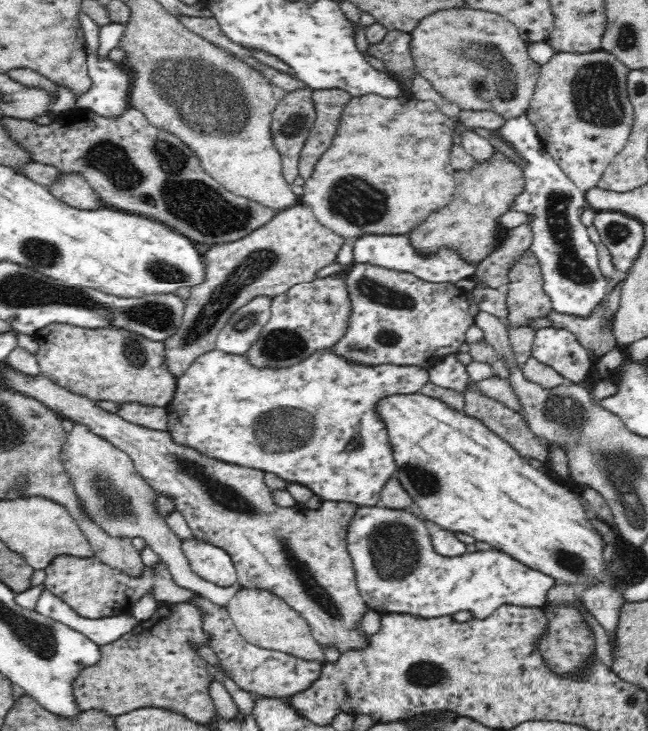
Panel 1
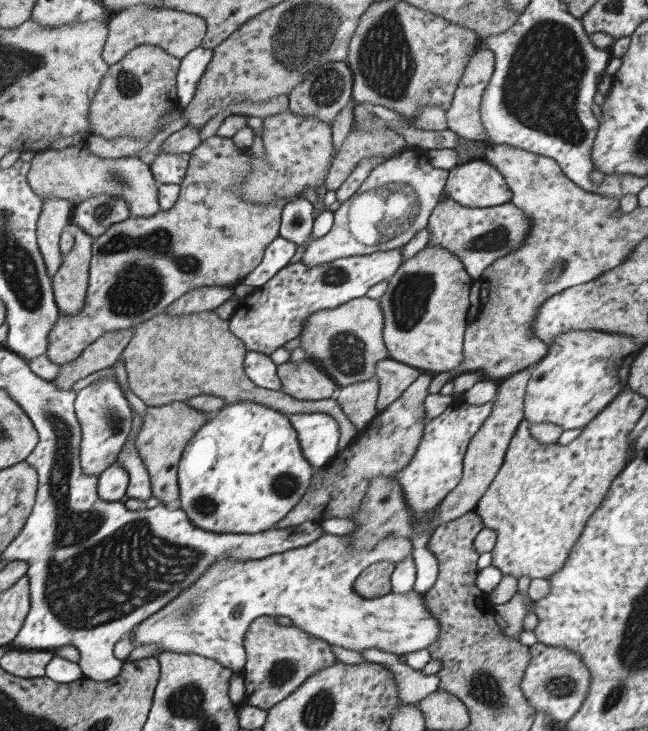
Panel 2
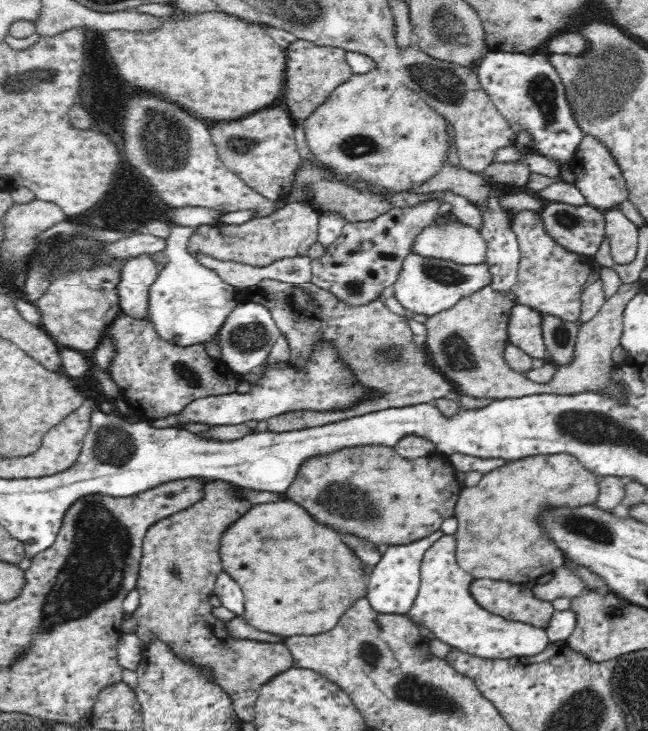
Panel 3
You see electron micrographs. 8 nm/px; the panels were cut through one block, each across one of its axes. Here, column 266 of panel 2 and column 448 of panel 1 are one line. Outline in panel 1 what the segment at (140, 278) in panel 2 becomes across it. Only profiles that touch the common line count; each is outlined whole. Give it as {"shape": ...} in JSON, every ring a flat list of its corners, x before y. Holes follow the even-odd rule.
{"shape":[[494,148,490,160,486,162,476,160,474,168,470,170,456,170,454,180,456,180,454,200,440,212,432,214,408,236,414,248,424,256,432,256,442,248,452,248,466,262,480,264,488,258,488,254,492,254,496,248,500,248,506,242,508,230,504,230,504,226,498,222,498,216,506,214,514,198,522,194,524,170,518,162,508,160,502,152]]}

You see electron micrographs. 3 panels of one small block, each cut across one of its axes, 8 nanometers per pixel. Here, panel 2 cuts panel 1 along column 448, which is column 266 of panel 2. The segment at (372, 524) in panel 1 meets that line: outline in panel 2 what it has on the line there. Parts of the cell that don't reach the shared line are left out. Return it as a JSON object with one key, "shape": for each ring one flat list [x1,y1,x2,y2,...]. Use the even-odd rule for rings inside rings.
{"shape":[[323,534,313,544,261,560,217,560,195,584,133,628,133,648,155,644,161,652,205,656,239,672,245,666,243,636,259,616,285,616,309,636,355,652,377,648,401,656,435,644,439,622,427,610,423,592,363,598,353,590,357,576,377,562,375,556,413,554,411,540,389,534,375,548,353,548,351,542,351,536]]}

